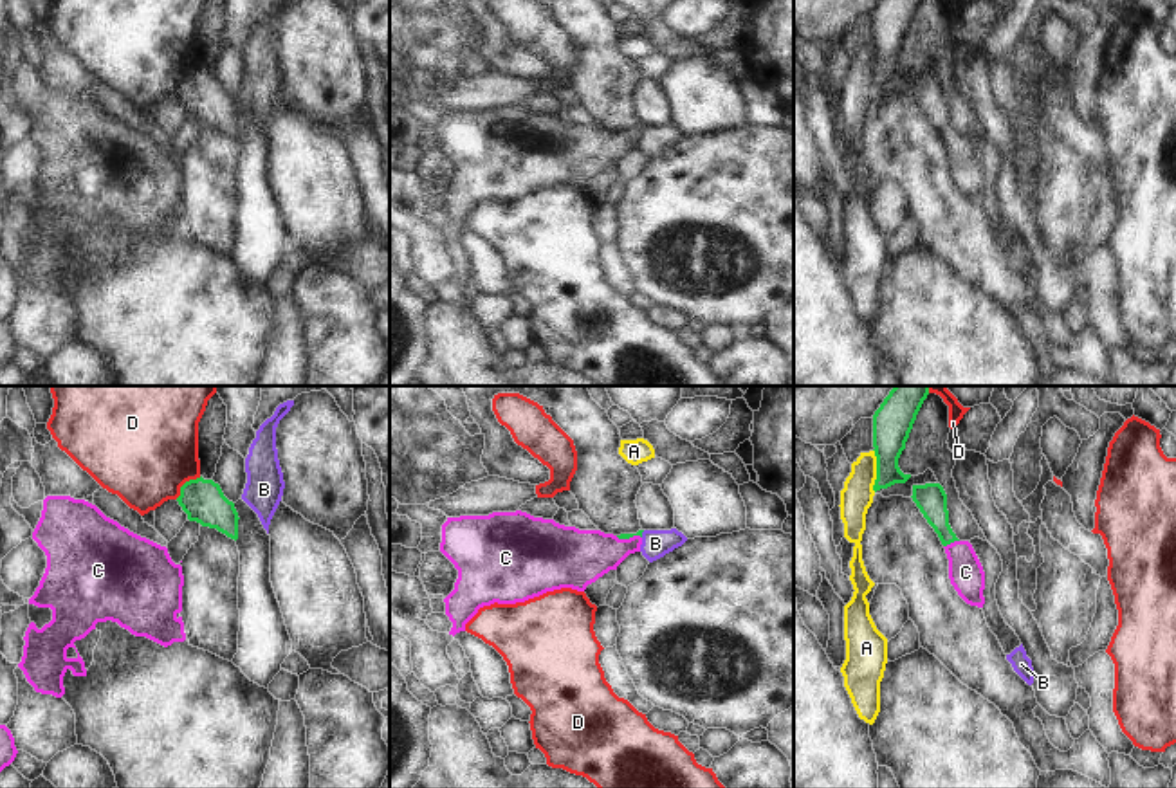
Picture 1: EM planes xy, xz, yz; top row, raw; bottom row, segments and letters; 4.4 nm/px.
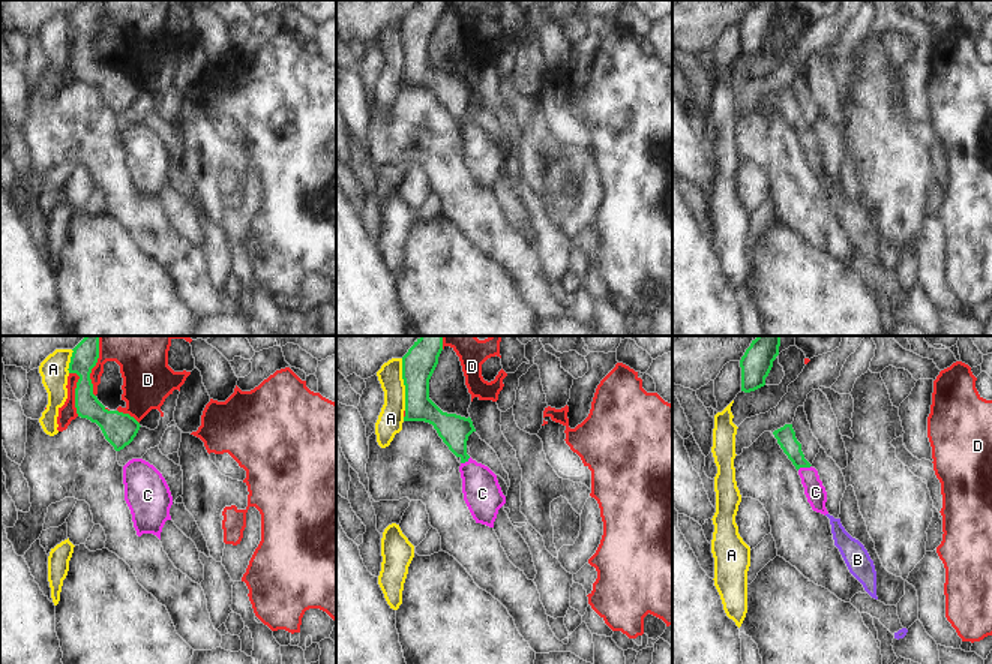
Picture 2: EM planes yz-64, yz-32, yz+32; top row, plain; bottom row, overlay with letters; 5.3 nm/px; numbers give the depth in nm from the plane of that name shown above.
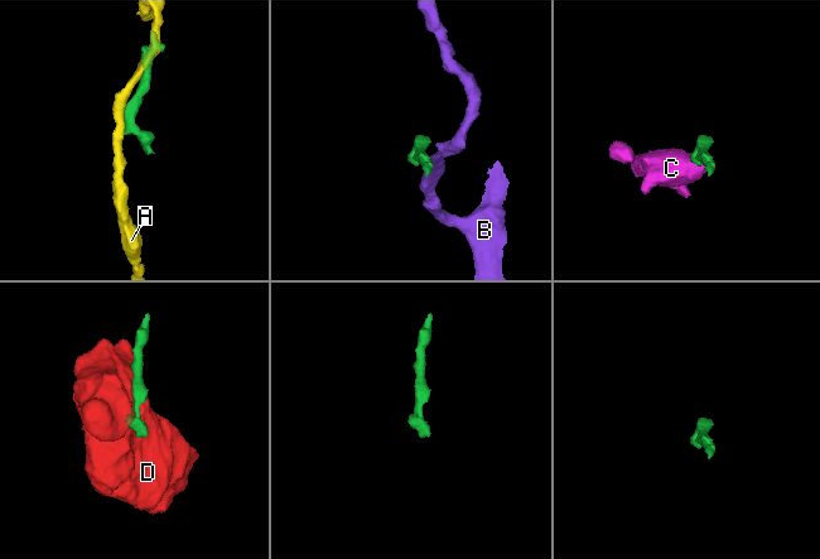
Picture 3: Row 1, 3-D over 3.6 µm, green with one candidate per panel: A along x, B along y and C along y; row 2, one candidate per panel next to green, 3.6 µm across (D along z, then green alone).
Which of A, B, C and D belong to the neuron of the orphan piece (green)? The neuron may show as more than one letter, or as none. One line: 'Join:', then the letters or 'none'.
Join: C

